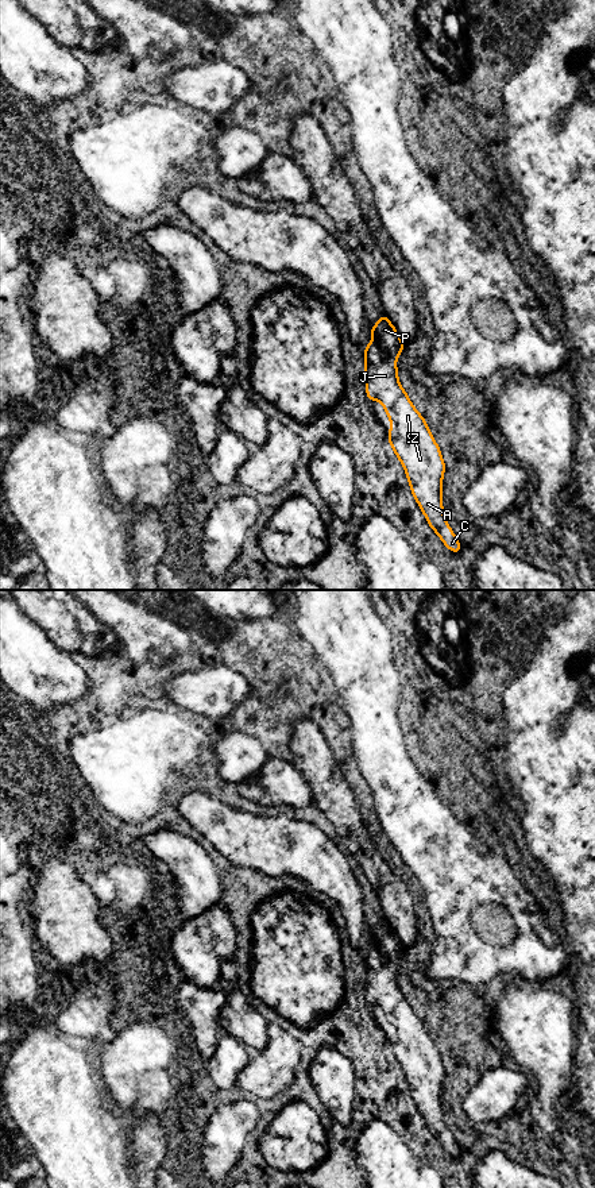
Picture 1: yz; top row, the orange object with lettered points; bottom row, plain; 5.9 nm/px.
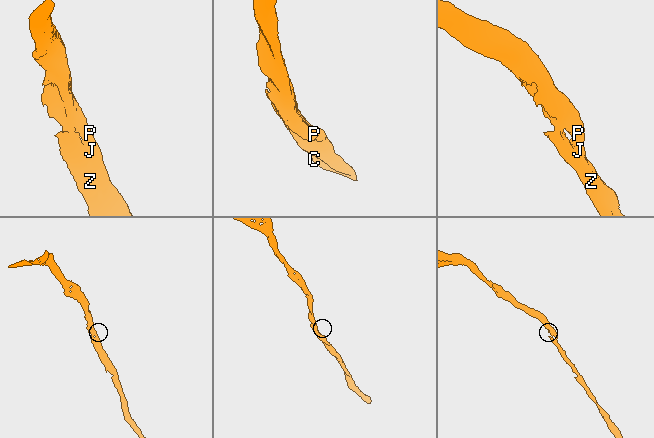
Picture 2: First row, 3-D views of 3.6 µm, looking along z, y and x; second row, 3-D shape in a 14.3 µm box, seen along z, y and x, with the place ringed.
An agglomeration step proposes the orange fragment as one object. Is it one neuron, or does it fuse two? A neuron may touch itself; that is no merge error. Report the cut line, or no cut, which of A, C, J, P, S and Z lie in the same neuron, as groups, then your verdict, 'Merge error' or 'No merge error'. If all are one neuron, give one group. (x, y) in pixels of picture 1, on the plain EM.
No split. Groups: A C J P S Z. No merge error

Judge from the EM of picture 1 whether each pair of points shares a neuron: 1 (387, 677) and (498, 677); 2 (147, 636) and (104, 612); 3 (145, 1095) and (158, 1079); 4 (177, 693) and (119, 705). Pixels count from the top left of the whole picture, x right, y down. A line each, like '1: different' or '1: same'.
1: different
2: same
3: same
4: different

